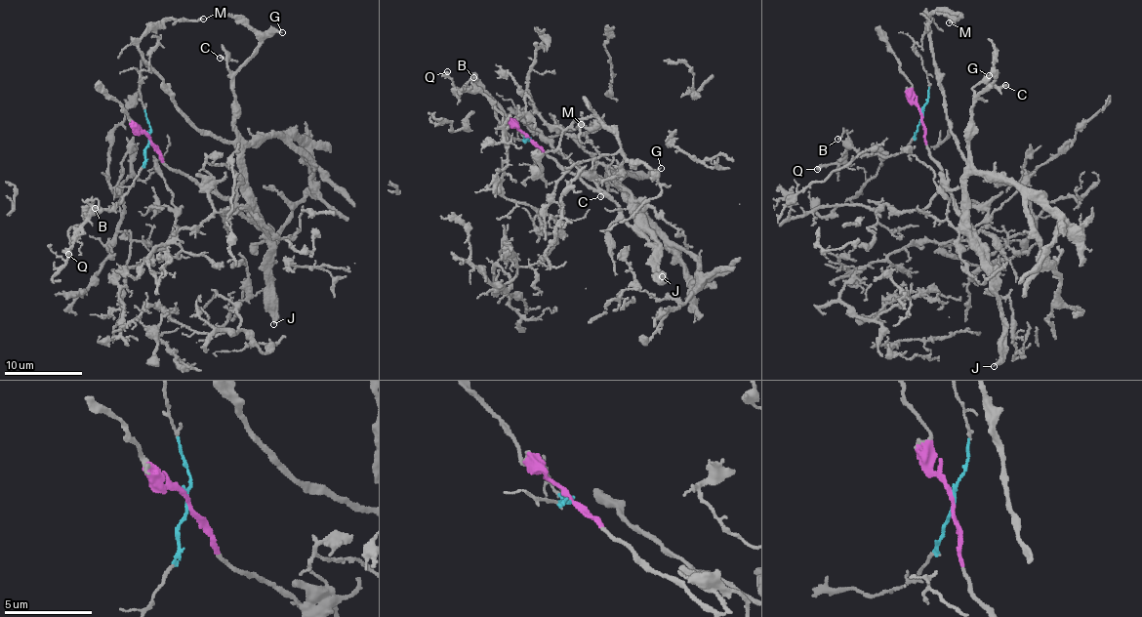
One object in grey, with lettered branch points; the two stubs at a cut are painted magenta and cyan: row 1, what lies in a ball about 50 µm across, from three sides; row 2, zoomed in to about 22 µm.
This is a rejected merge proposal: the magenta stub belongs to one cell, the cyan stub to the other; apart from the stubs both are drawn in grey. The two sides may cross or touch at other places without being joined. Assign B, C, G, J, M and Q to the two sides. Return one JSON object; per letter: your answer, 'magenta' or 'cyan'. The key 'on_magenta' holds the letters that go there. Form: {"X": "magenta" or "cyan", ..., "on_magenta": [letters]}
{"B": "cyan", "C": "magenta", "G": "magenta", "J": "magenta", "M": "magenta", "Q": "cyan", "on_magenta": ["C", "G", "J", "M"]}

